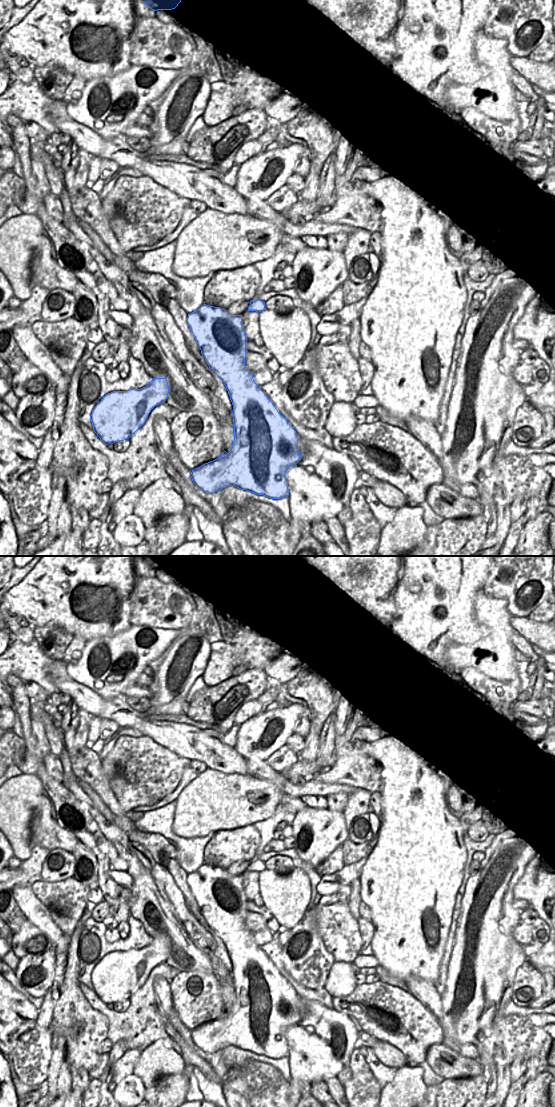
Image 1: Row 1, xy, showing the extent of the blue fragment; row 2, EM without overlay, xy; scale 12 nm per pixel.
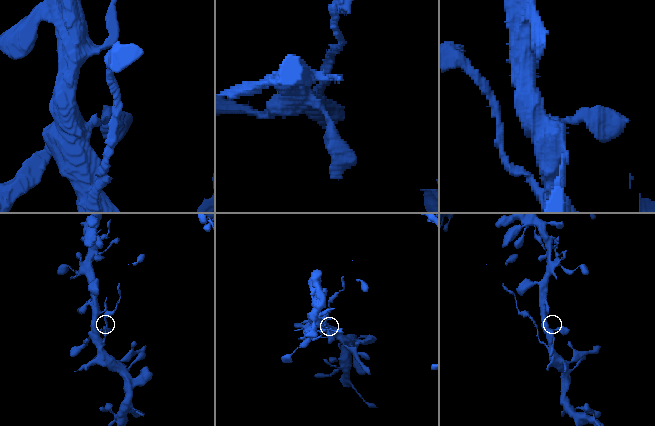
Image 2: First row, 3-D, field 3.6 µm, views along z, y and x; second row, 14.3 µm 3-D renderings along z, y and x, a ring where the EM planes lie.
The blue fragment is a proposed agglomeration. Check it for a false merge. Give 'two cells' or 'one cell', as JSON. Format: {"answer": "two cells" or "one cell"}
{"answer": "two cells"}

